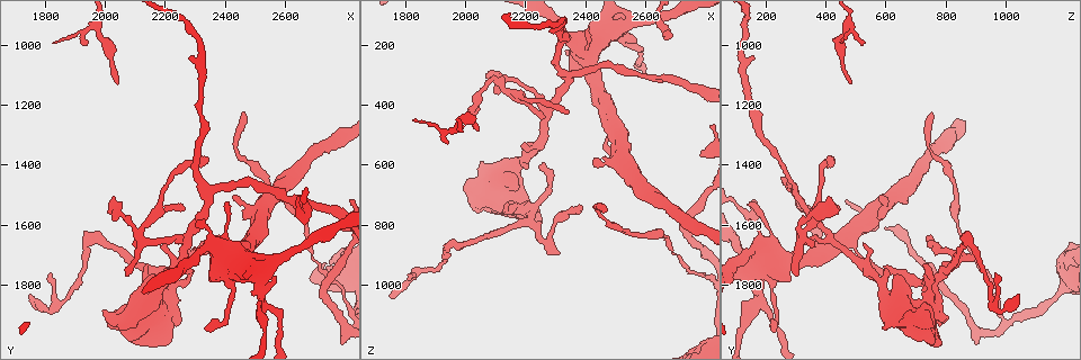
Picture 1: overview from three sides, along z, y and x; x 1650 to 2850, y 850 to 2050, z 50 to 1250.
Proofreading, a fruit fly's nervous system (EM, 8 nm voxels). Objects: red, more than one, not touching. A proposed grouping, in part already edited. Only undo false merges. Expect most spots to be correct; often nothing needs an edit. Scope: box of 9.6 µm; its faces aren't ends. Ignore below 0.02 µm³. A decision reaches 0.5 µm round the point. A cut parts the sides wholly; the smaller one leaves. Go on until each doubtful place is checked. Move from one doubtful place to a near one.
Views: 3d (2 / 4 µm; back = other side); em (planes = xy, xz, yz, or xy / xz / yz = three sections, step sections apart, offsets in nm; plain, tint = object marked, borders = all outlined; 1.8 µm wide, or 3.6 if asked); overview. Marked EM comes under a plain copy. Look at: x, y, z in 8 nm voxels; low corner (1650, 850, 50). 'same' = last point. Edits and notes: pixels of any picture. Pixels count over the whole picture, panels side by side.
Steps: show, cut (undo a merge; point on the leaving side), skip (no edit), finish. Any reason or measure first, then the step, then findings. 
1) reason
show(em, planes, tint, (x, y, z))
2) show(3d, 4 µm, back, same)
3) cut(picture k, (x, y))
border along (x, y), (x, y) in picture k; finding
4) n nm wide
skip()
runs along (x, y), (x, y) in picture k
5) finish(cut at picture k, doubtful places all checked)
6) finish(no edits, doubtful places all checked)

abrupt turn
show(em, xy, step 16, tint, (1970, 940, 480))

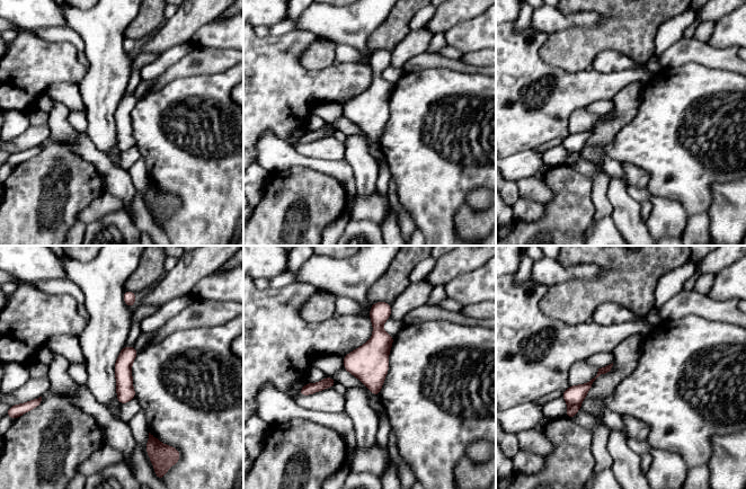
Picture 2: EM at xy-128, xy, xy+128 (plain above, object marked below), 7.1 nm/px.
20 nm wide
skip()
runs along (604, 370), (574, 399), (573, 412) in picture 2; all the same neuron

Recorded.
thick turns thin
show(3d, 4 µm, (2200, 1870, 760))

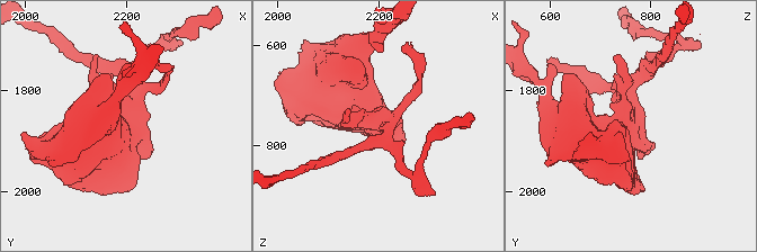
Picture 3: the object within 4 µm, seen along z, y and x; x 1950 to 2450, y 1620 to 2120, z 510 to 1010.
shape alone is not enough
show(em, 3.6 µm, xy, step 4, tint, (2195, 1870, 755))

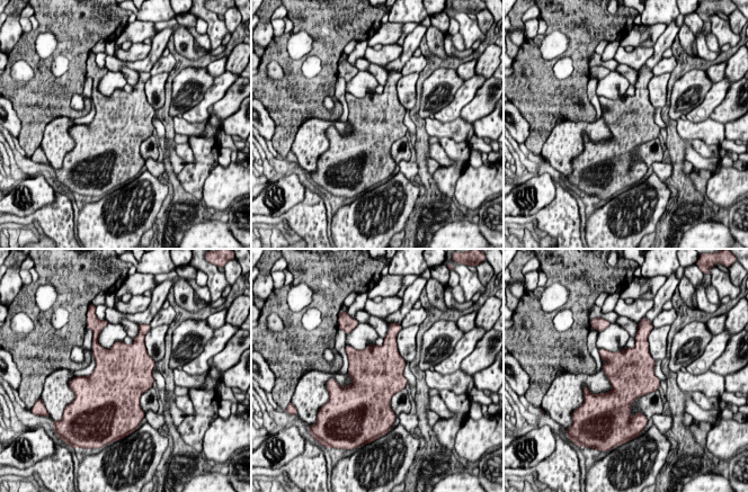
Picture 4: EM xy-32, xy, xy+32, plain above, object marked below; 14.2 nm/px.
skip()
all the same neuron

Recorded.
abrupt turn
show(3d, 4 µm, (1960, 1650, 870))

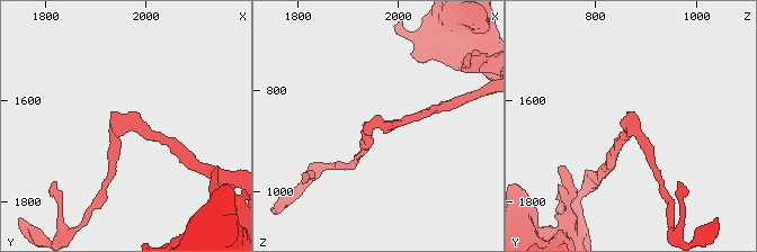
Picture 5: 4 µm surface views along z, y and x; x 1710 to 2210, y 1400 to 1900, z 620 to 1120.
show(em, yz, step 8, tint, (1970, 1645, 870))

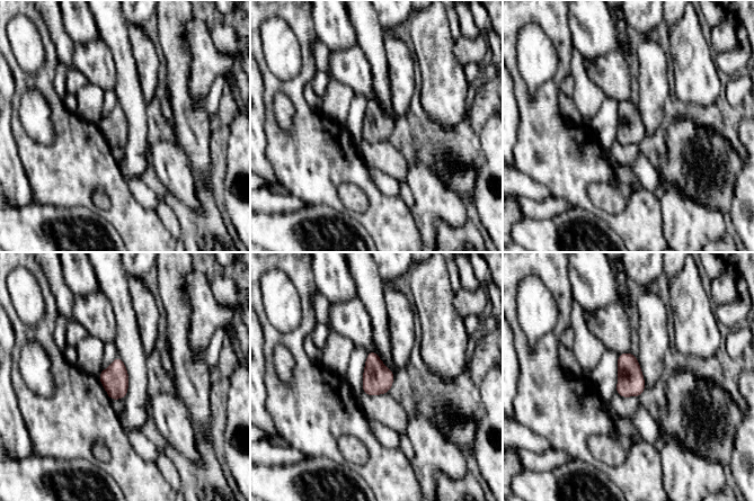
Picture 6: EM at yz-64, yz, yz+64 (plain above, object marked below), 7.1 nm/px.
skip()
continuous, no second neuron

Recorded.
three arms meet
show(3d, 4 µm, (2520, 1850, 180))

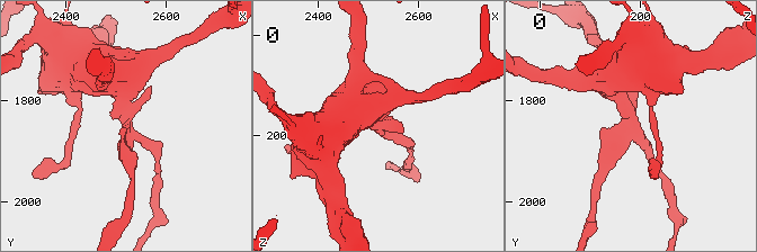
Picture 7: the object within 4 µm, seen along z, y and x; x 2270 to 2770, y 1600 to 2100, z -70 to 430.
3 arms; shape alone is not enough
show(em, planes, tint, (2525, 1850, 175))

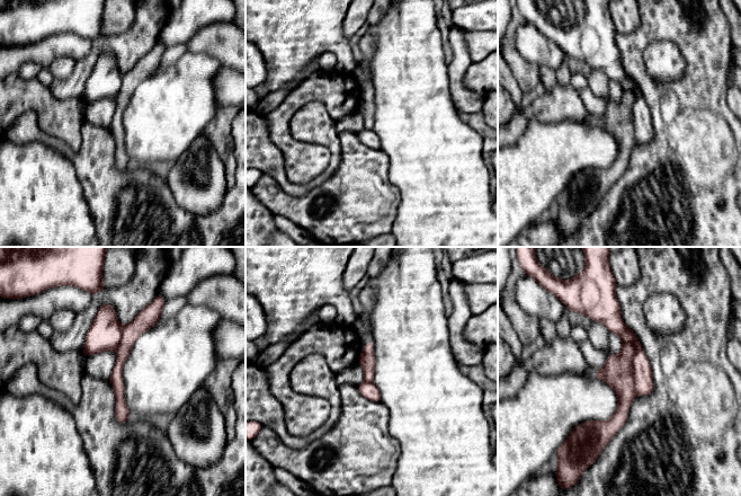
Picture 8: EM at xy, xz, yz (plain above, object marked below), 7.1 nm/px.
100 nm wide
cut(picture 8, (617, 372))
two neurons meet here

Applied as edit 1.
see it whole again
show(overview)

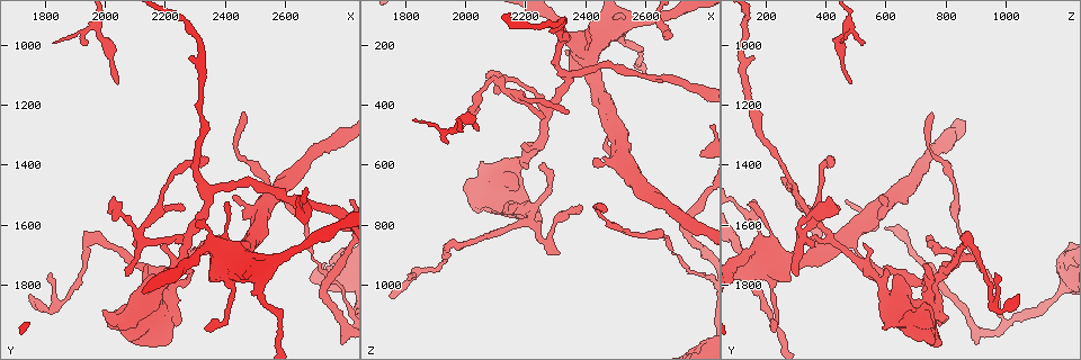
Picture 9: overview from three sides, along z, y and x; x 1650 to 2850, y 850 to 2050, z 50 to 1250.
sudden change in width
show(3d, 4 µm, back, (2510, 1780, 160))

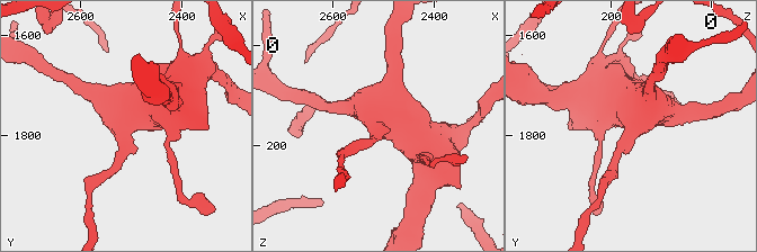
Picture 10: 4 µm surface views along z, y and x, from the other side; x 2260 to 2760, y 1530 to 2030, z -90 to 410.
show(em, 3.6 µm, planes, tint, (2515, 1785, 155))

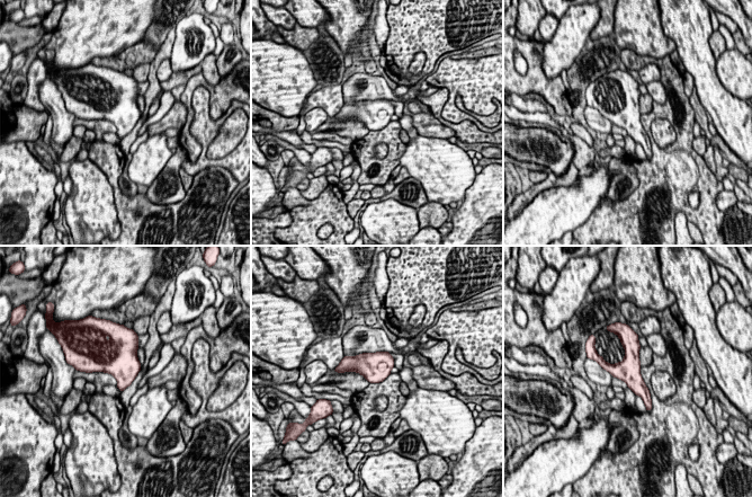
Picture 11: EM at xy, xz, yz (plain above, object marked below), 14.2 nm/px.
skip()
runs along (628, 339), (632, 376), (646, 399) in picture 11; continuous, no second neuron

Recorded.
finish(cut at picture 8, doubtful places all checked)

